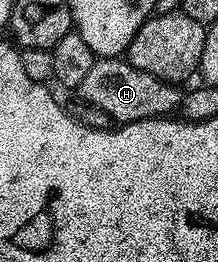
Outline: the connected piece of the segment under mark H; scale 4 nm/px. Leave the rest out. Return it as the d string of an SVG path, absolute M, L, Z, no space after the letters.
M104 57L95 60L92 71L88 71L84 83L76 90L77 96L85 104L100 107L100 111L108 111L111 122L129 123L131 121L152 121L165 118L179 108L183 94L178 93L177 84L162 81L156 75L140 71L132 67L129 61L116 57Z

